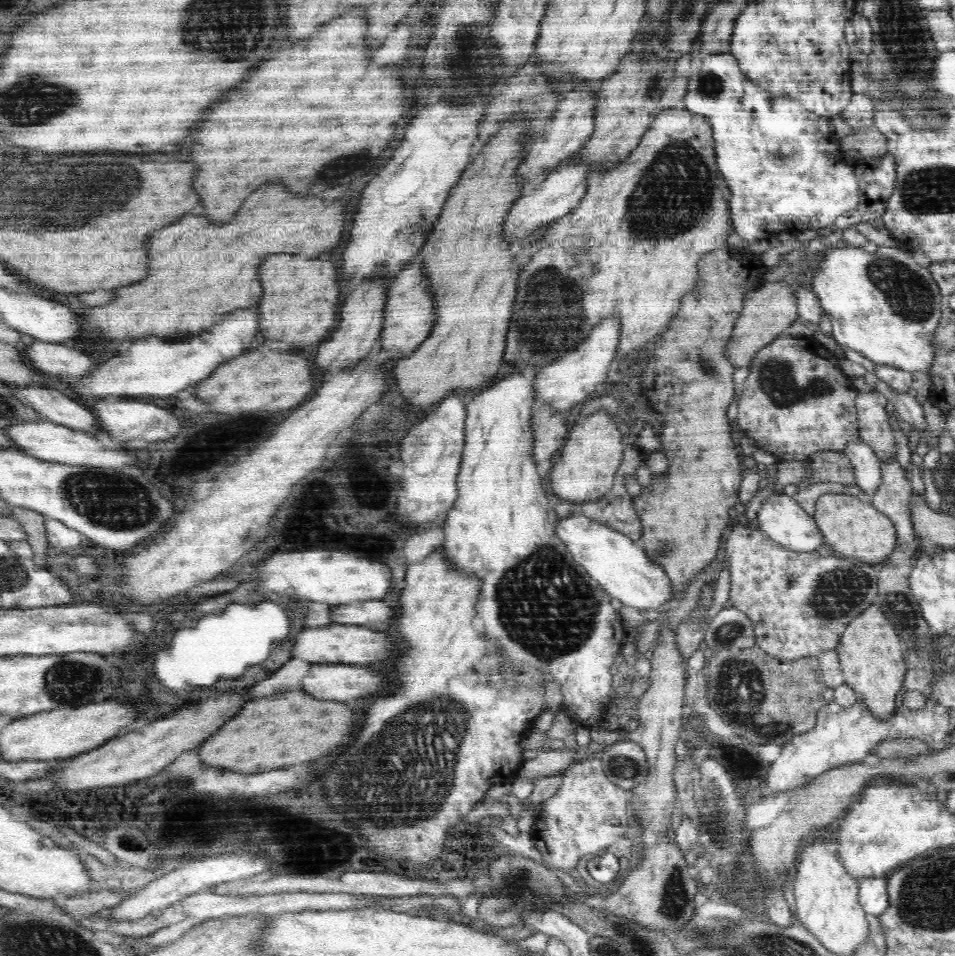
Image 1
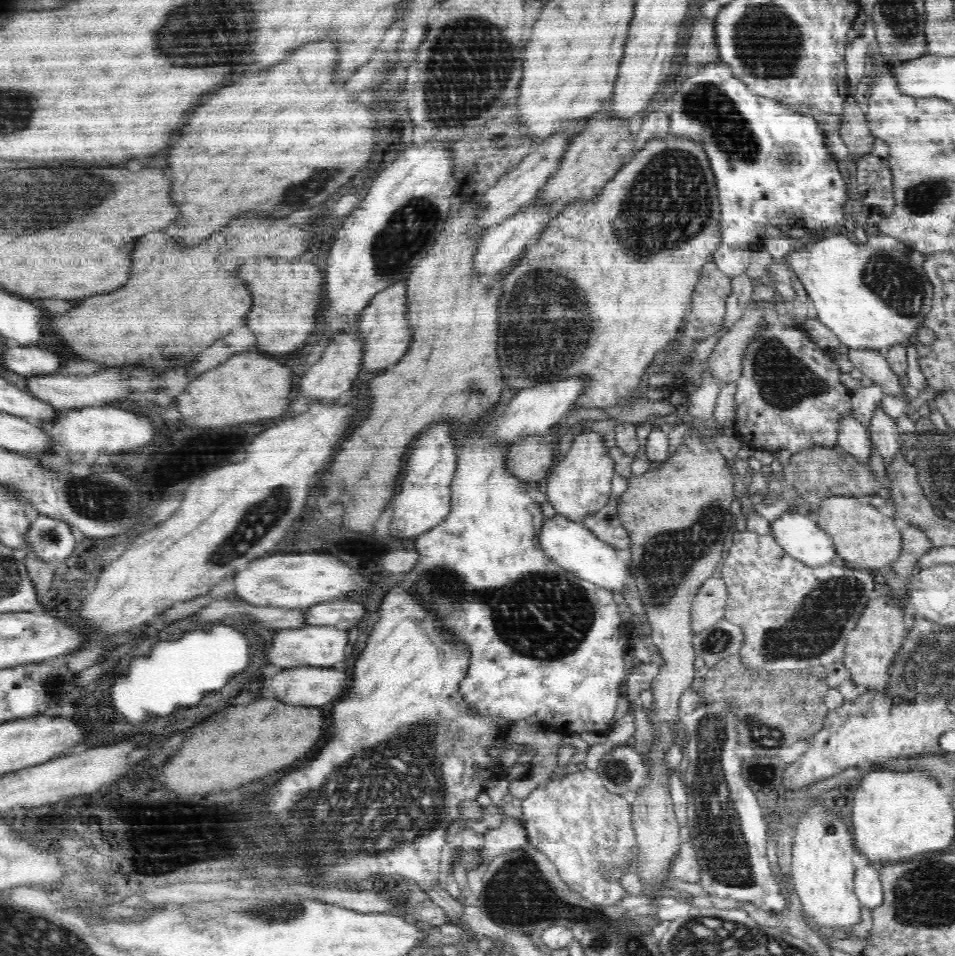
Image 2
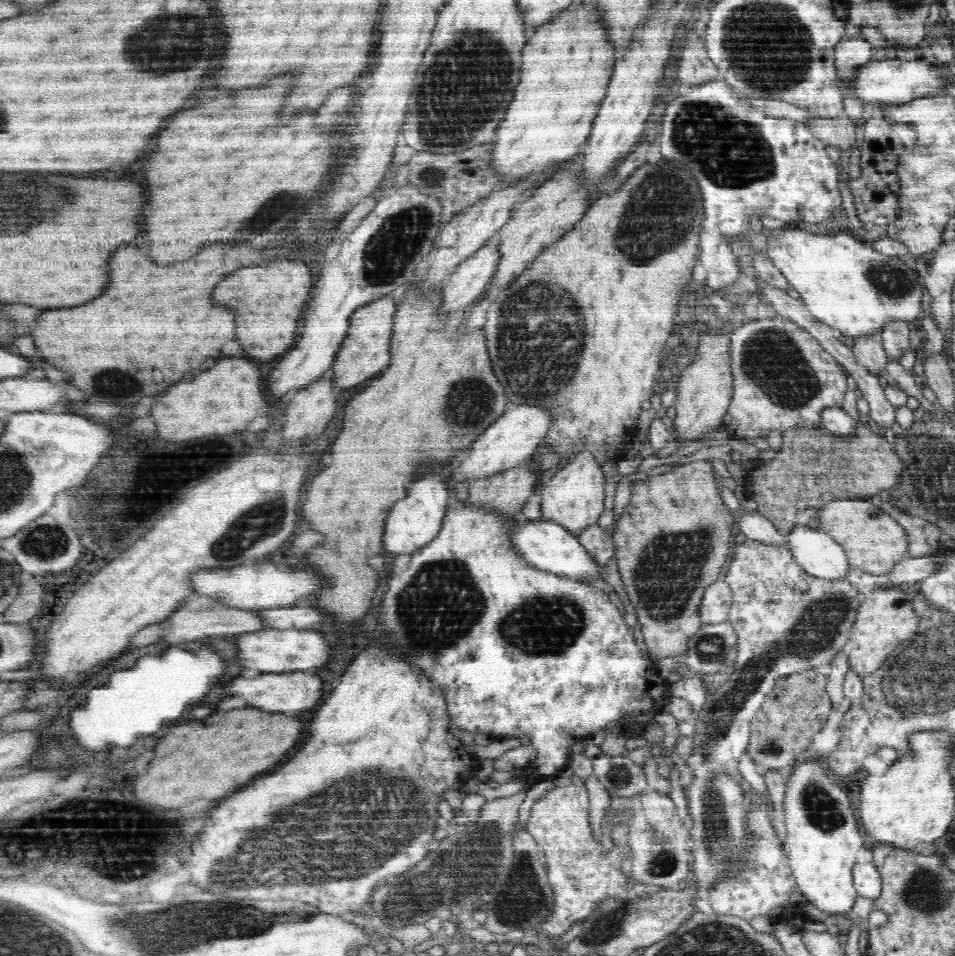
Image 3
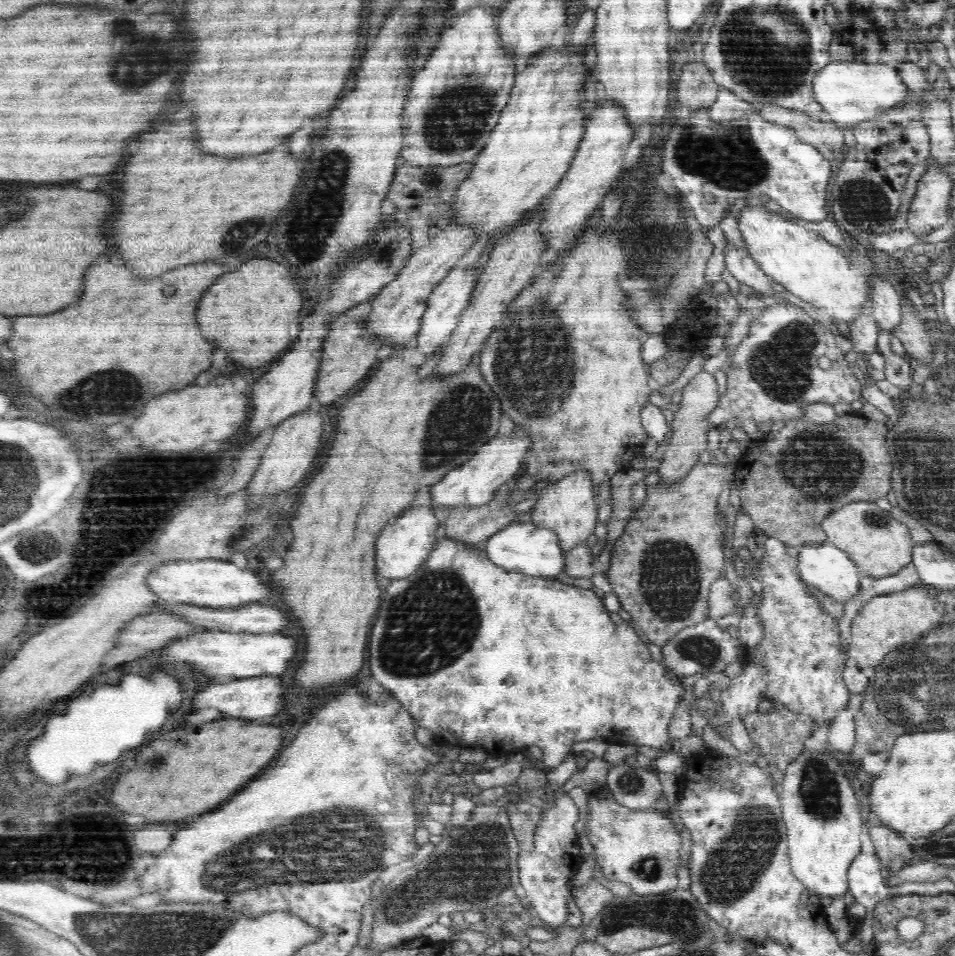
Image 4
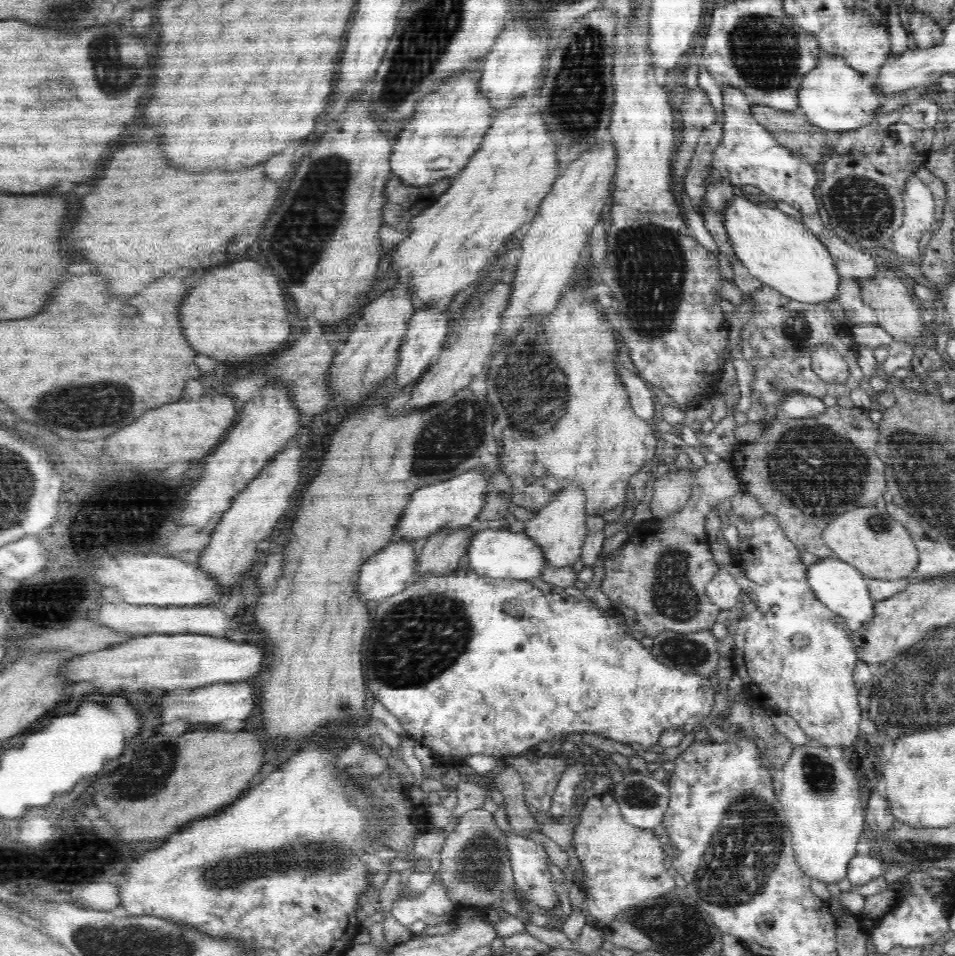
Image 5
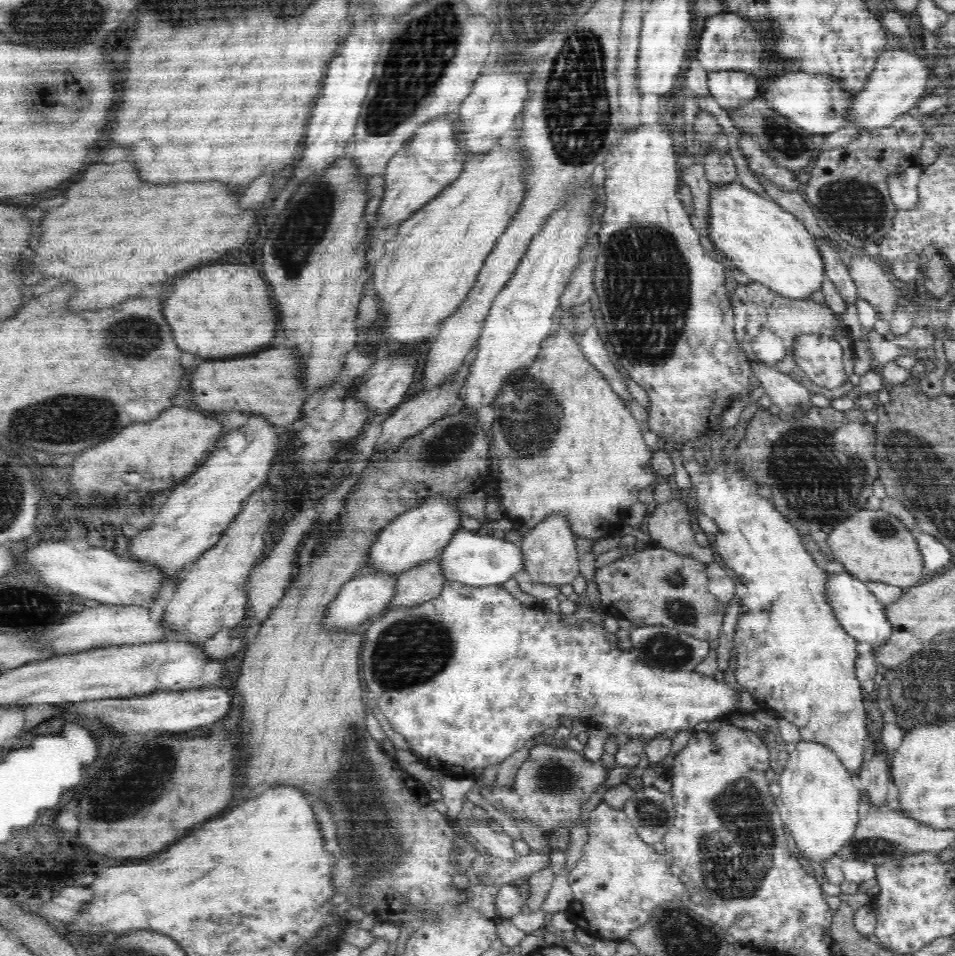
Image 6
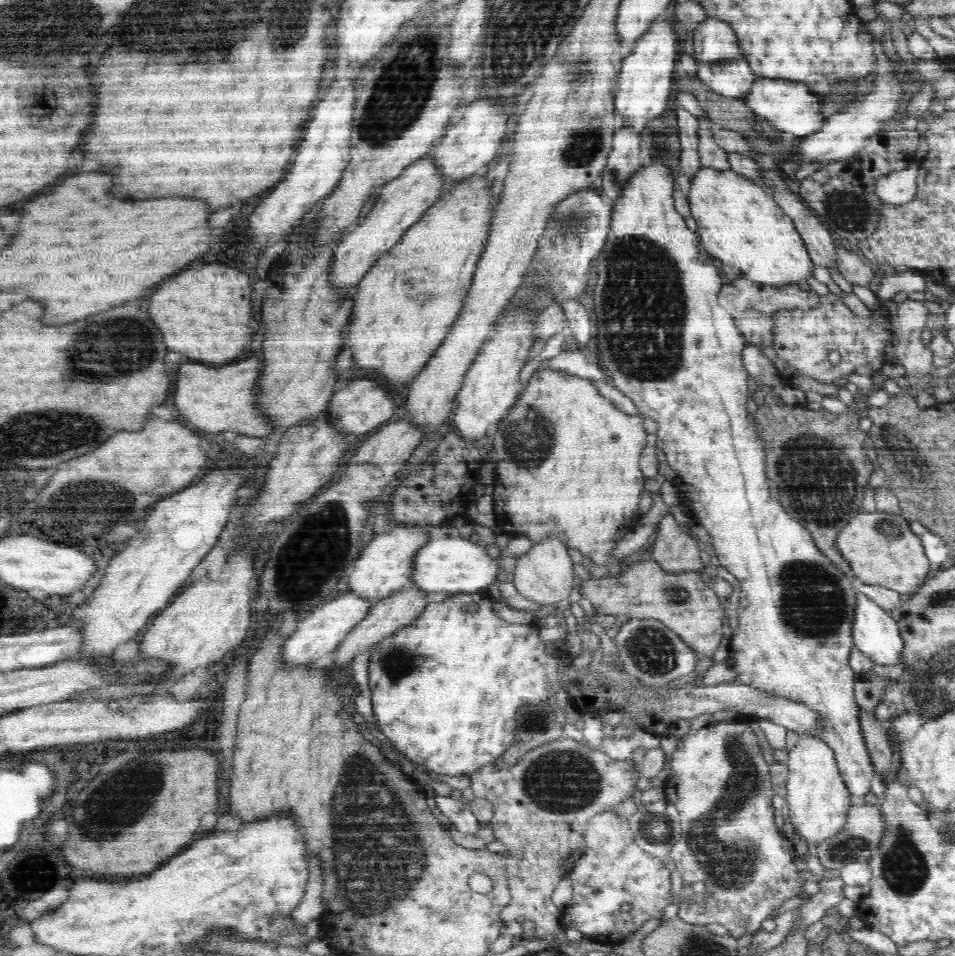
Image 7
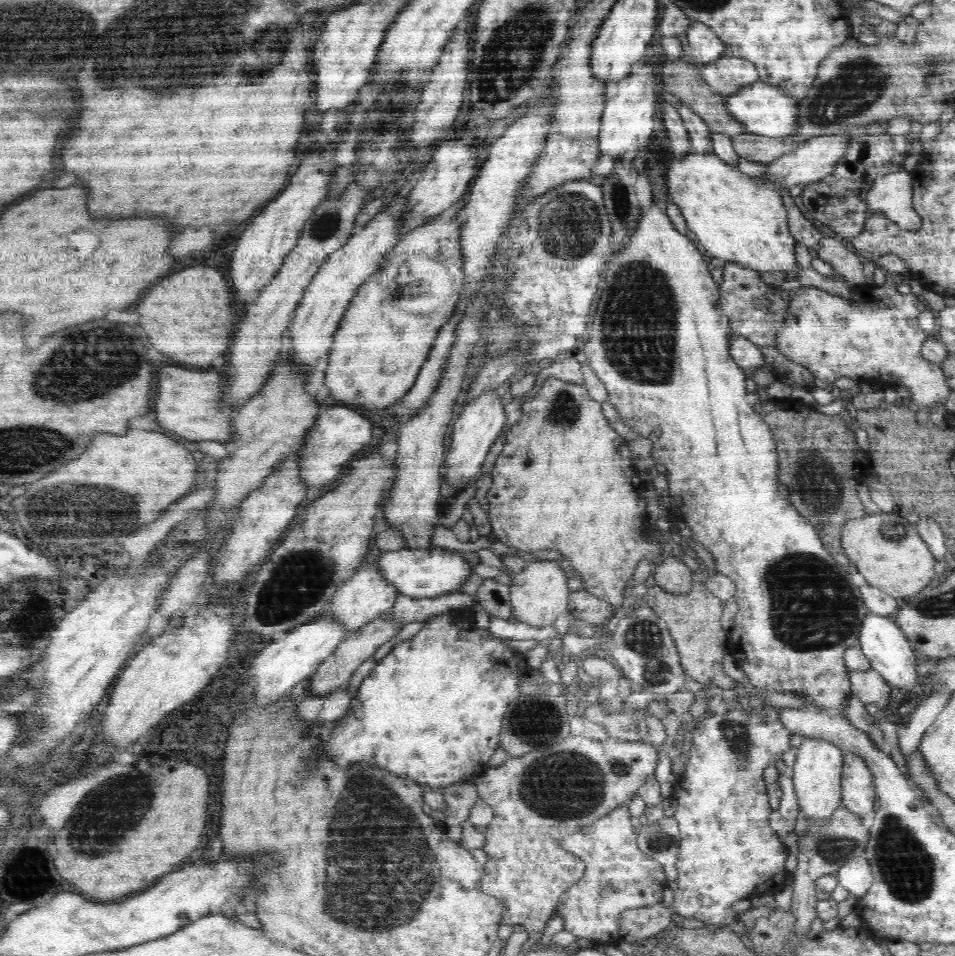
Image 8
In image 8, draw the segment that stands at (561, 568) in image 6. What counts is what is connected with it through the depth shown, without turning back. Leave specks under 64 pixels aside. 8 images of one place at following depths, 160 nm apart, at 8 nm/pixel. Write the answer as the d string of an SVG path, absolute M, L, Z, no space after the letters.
M552 562L528 564L522 574L513 574L510 589L512 620L534 628L554 626L560 614L567 612L570 590L568 575Z

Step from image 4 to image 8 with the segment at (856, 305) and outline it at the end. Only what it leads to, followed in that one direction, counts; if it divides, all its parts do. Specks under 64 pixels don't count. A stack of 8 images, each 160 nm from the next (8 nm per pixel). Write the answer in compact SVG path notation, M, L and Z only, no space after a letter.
M836 131L828 135L814 135L801 143L795 151L767 164L763 177L751 177L744 174L737 166L730 166L715 154L690 153L680 160L673 160L666 169L666 188L668 196L679 208L687 224L687 232L696 237L697 244L708 254L712 254L716 263L733 262L756 272L772 270L792 270L796 267L794 237L790 236L788 213L782 200L792 186L807 185L830 174L840 160L847 156L851 148L850 132Z

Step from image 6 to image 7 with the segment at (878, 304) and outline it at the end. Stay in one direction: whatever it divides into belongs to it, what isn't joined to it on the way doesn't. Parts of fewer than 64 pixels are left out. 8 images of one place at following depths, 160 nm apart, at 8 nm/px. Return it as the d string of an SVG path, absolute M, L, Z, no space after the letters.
M842 243L835 248L837 254L837 269L852 285L866 290L869 281L874 278L874 271L870 267L870 261L864 256L859 256L845 249Z

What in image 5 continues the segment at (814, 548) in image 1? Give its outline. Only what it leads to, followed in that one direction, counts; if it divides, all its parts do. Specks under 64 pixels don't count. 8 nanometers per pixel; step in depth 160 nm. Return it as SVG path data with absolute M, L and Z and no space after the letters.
M835 556L822 559L810 566L807 565L805 576L819 601L842 619L854 618L856 622L864 622L864 618L872 618L872 606L875 601L870 597L867 578L850 563Z

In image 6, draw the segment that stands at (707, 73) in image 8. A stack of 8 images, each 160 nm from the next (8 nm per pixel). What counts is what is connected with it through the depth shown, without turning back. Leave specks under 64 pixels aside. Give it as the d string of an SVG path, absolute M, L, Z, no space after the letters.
M710 73L708 89L716 102L728 112L734 112L746 101L760 96L757 82L746 73Z

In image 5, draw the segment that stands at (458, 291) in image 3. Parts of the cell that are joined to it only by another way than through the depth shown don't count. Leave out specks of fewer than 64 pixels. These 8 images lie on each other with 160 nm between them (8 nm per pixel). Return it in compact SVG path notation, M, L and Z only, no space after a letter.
M438 306L417 309L415 316L411 318L406 338L404 338L402 348L400 348L398 365L395 366L394 390L414 383L427 371L426 368L430 367L432 358L442 350L442 344L446 344L444 342L446 334L448 334L446 310L438 310Z

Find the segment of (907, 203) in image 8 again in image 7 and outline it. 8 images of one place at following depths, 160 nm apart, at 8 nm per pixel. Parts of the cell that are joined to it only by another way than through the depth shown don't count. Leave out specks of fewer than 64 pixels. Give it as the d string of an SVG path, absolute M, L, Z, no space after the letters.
M910 164L904 170L891 172L875 182L875 191L884 203L901 205L910 202L917 191L919 164Z

